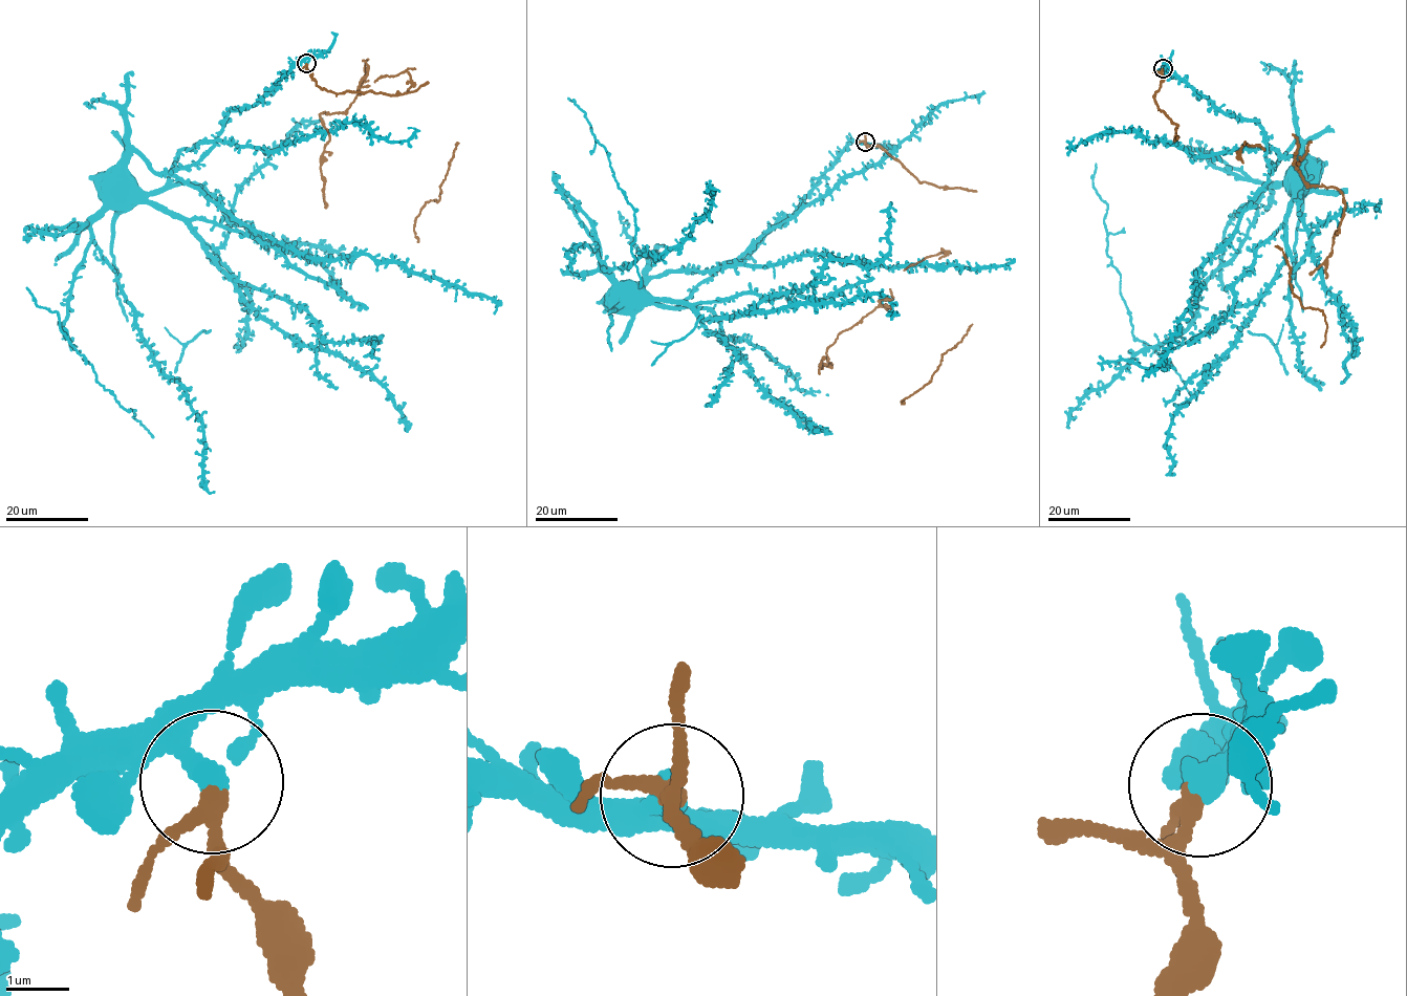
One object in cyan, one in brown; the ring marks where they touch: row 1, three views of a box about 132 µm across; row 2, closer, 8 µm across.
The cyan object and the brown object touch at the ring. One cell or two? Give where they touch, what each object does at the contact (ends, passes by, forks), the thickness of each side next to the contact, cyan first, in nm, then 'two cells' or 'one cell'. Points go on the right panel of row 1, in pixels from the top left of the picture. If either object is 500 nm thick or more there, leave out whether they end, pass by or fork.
(1163, 68) | cyan ends | brown passes by | 400/200 nm | two cells

